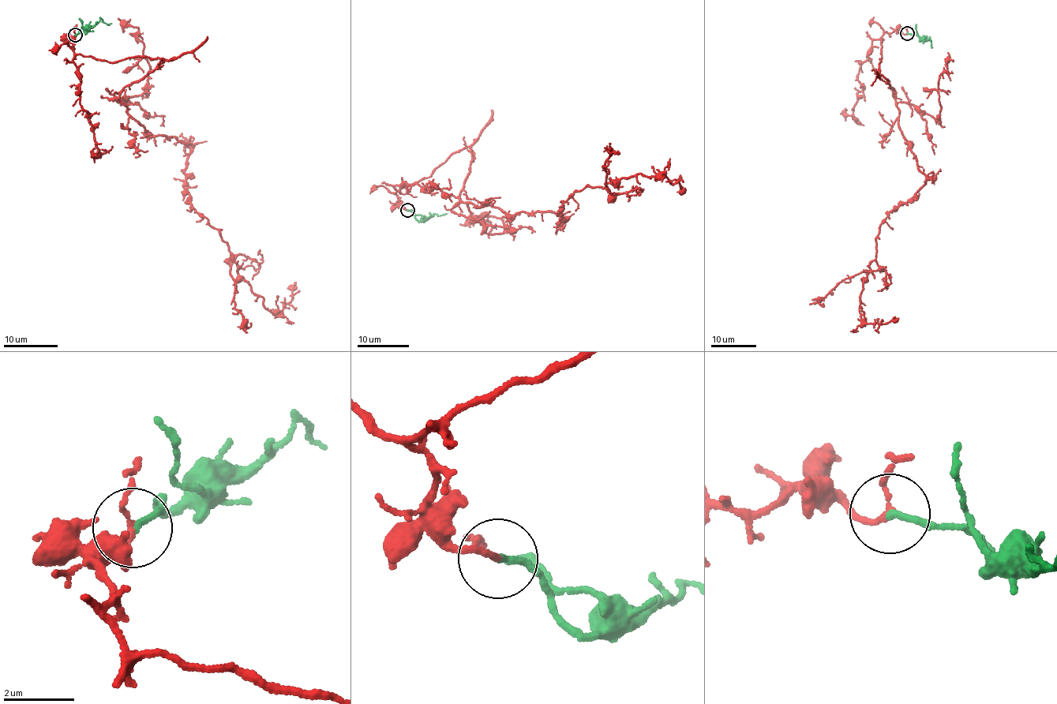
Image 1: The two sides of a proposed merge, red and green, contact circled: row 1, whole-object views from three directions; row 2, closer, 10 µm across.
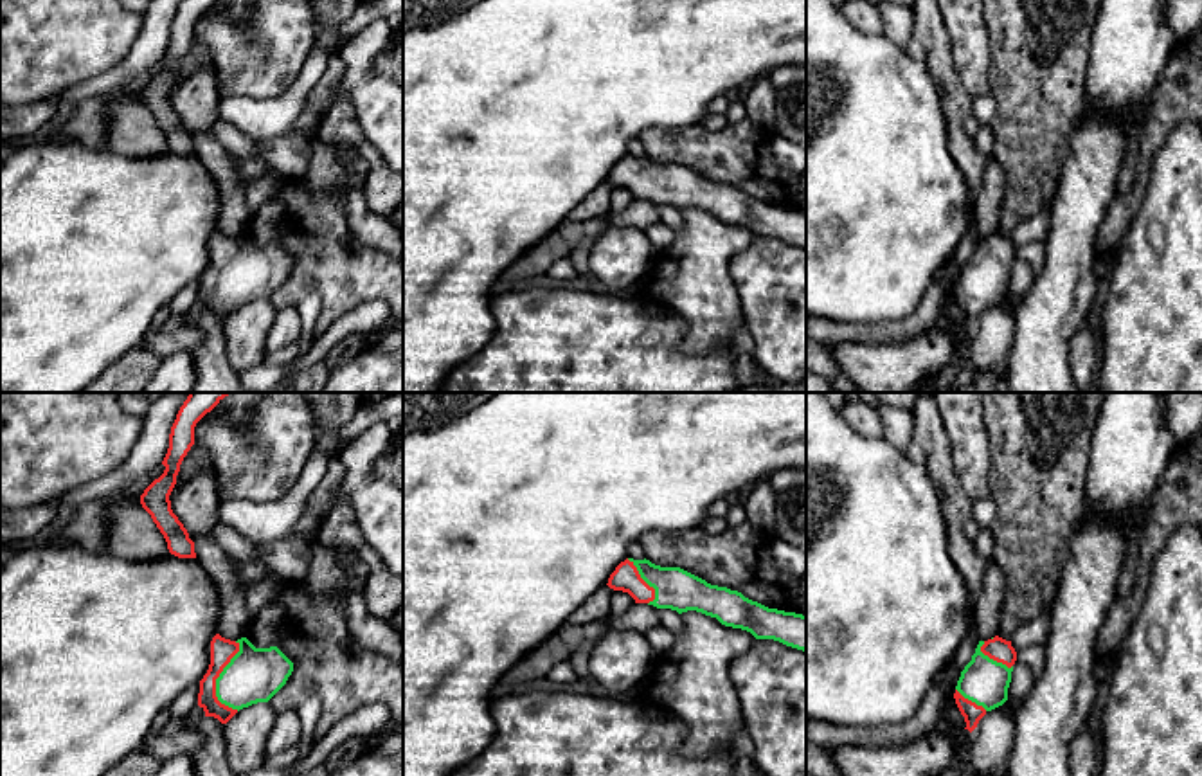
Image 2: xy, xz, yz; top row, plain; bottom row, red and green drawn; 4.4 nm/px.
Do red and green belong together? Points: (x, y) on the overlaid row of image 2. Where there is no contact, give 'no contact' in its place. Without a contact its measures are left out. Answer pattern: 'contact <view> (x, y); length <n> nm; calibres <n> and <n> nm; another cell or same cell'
contact xy (218, 676); length 320 nm; calibres 110 and 240 nm; same cell

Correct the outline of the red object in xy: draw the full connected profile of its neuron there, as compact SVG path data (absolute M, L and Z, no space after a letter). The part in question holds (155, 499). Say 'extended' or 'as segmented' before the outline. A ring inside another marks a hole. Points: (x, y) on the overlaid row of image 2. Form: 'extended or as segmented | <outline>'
as segmented | M189 393L180 407L169 434L169 448L162 461L164 474L140 495L142 508L164 535L167 549L178 558L196 558L194 542L171 510L169 495L176 484L180 465L194 445L196 423L230 393Z

